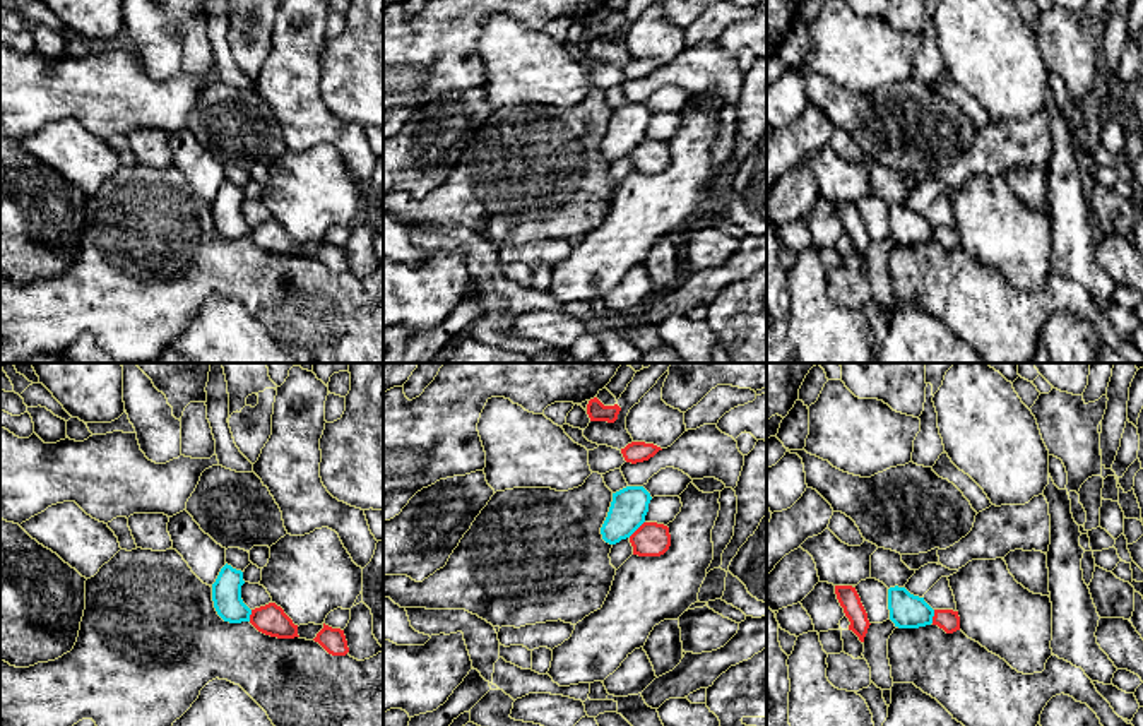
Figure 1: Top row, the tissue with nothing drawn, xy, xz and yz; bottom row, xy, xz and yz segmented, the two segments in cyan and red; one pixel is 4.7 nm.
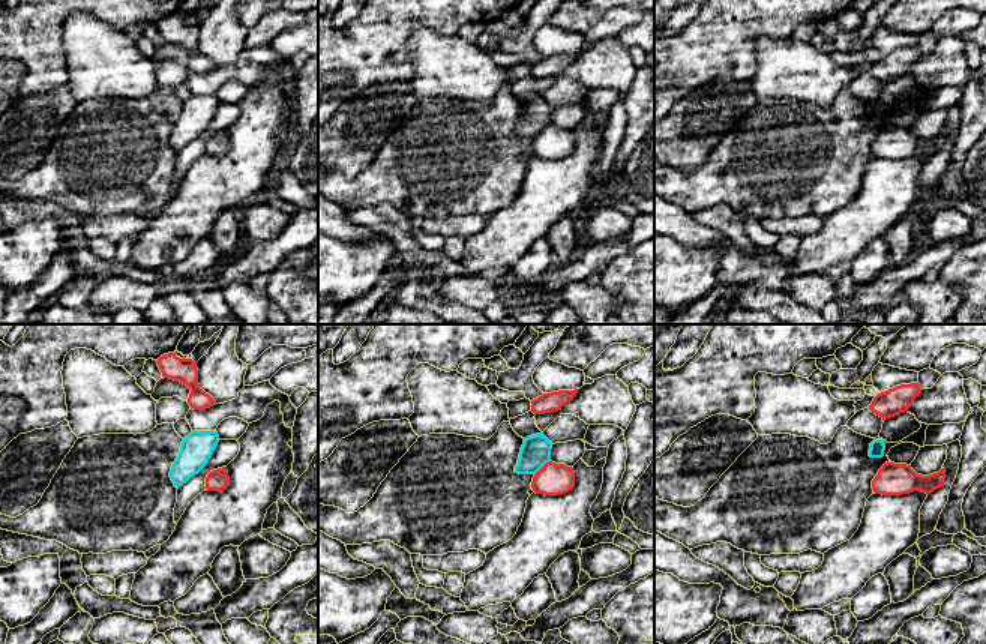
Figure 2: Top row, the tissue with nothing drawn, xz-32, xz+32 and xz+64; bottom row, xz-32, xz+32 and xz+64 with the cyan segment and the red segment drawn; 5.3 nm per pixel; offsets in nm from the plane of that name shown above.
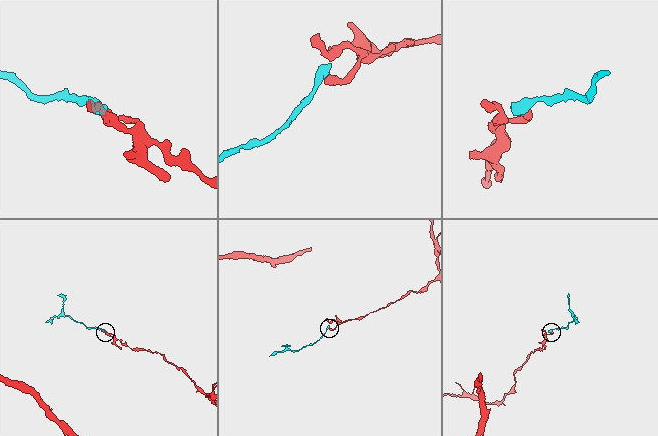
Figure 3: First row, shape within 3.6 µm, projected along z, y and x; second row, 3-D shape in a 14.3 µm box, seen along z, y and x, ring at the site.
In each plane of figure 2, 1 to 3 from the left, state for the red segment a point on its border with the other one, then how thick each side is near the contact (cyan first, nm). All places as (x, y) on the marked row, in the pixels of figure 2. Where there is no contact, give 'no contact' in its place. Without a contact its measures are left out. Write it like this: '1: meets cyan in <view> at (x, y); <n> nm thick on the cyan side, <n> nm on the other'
1: no contact
2: meets cyan in xz+32 at (542, 466); 160 nm thick on the cyan side, 180 nm on the other
3: no contact

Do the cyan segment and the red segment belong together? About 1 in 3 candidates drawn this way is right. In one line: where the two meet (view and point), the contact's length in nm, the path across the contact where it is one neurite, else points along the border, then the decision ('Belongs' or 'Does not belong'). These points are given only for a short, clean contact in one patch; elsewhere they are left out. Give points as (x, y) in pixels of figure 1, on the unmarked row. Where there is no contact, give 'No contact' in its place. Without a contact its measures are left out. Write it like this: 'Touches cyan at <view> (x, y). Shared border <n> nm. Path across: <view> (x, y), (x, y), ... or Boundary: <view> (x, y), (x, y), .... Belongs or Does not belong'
Touches cyan at xz (635, 146). Shared border 110 nm. Boundary: xz (644, 137), (628, 153). Does not belong

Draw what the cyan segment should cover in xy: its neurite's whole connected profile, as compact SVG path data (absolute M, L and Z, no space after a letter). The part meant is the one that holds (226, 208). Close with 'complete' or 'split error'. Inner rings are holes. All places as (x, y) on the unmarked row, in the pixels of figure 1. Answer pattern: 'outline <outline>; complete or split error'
outline M224 182L212 200L212 217L217 231L229 240L250 238L252 226L241 216L243 188Z; complete

